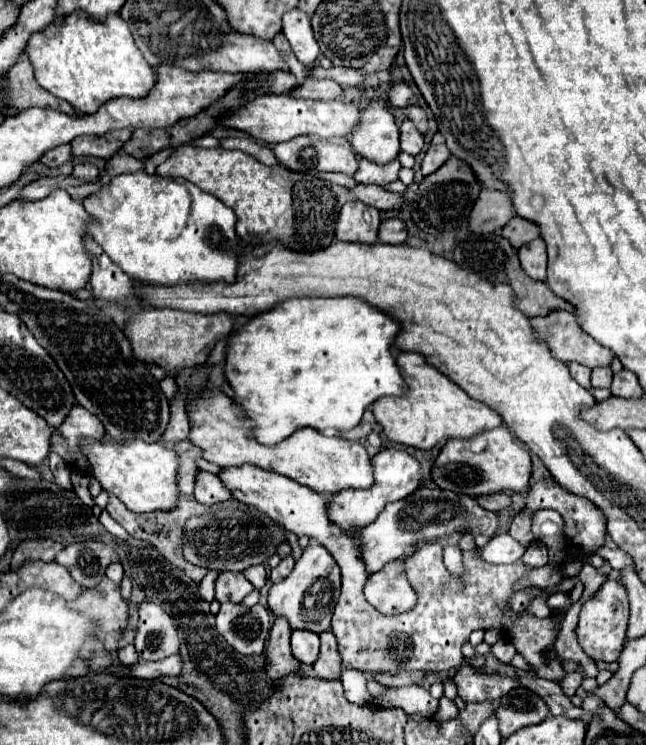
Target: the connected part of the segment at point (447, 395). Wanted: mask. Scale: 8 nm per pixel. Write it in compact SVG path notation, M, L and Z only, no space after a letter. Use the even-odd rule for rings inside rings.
M400 353L396 361L404 381L408 383L408 393L402 397L382 397L372 405L372 413L390 441L428 451L440 441L470 439L482 431L502 425L496 411L468 397L464 389L446 379L444 373L438 373L434 365L426 365L420 353Z

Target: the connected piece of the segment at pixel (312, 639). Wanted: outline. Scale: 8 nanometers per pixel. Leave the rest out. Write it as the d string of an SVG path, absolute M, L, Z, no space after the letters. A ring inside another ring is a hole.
M294 629L292 631L292 655L300 661L300 663L308 663L312 665L318 657L318 649L320 649L320 639L318 633L310 633L306 629Z

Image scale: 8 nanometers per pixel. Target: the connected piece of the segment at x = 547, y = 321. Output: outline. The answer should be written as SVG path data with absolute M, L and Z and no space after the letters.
M554 311L546 317L534 317L532 327L538 331L552 355L564 363L576 361L590 369L610 367L612 351L596 343L578 325L578 319L570 311Z

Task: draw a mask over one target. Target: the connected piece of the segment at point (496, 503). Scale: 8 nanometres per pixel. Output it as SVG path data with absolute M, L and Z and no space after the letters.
M506 493L484 495L484 497L478 497L478 503L488 511L502 511L502 509L510 507L510 495L506 495Z

